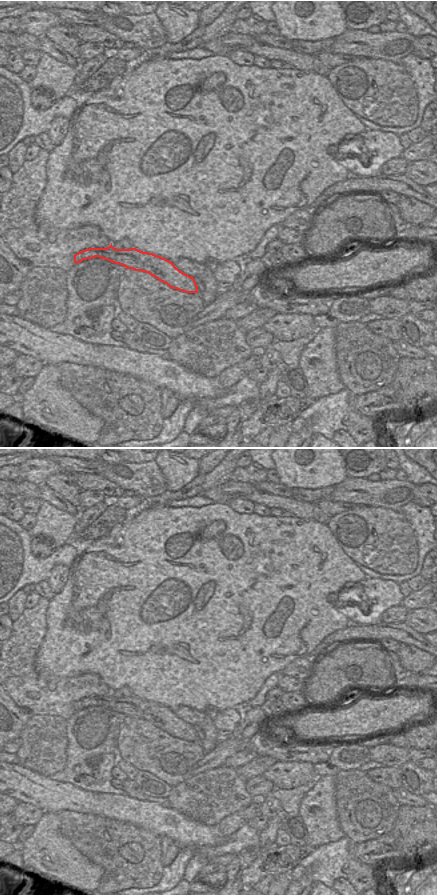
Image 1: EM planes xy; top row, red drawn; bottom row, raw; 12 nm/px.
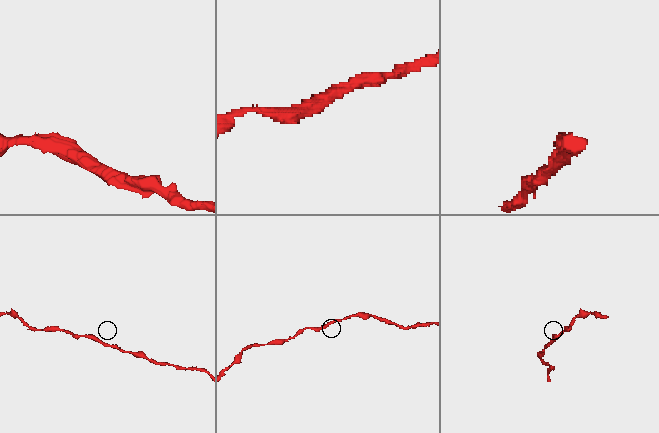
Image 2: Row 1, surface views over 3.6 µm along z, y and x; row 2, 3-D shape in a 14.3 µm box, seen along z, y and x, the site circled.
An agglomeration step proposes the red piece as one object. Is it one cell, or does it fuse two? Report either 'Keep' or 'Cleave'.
Keep.

